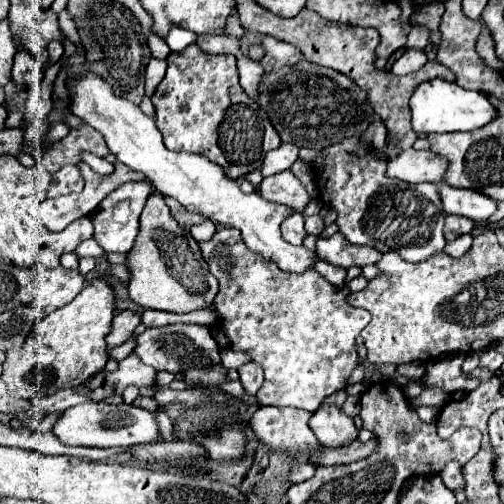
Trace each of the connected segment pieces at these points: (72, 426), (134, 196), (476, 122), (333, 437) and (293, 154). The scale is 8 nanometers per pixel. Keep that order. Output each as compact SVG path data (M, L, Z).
M84 402L68 408L52 430L66 446L90 446L90 448L128 448L134 444L152 444L160 440L160 426L156 412L136 408L132 404L104 404Z
M130 182L116 188L112 194L108 194L98 208L92 212L92 224L94 224L94 240L104 248L104 252L128 252L134 244L134 238L138 234L138 216L150 196L150 186L146 182Z
M428 80L420 84L412 98L410 98L410 110L412 110L412 128L418 134L430 134L430 132L472 132L488 122L492 122L498 116L498 110L490 104L488 96L480 90L466 90L458 86L456 82L448 80Z
M320 406L314 412L310 426L318 442L326 448L342 448L358 440L358 428L354 426L354 420L336 406Z
M282 142L278 148L274 148L270 154L266 154L266 158L260 166L260 172L262 172L262 176L282 172L282 170L290 168L296 158L298 158L298 146L290 144L290 142Z

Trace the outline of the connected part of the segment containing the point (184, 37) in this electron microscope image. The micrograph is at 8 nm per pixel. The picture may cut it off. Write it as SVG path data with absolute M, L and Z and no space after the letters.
M173 26L165 40L172 52L179 52L186 48L186 46L196 42L197 34Z

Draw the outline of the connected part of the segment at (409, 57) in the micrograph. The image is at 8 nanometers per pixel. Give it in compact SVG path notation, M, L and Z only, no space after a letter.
M406 50L404 56L400 56L392 66L390 66L390 72L394 74L410 74L410 72L416 72L420 70L424 64L428 62L426 54L422 50Z

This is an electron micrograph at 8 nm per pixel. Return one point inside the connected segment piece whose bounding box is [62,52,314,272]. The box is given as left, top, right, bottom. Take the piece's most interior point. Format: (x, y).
(199, 185)

